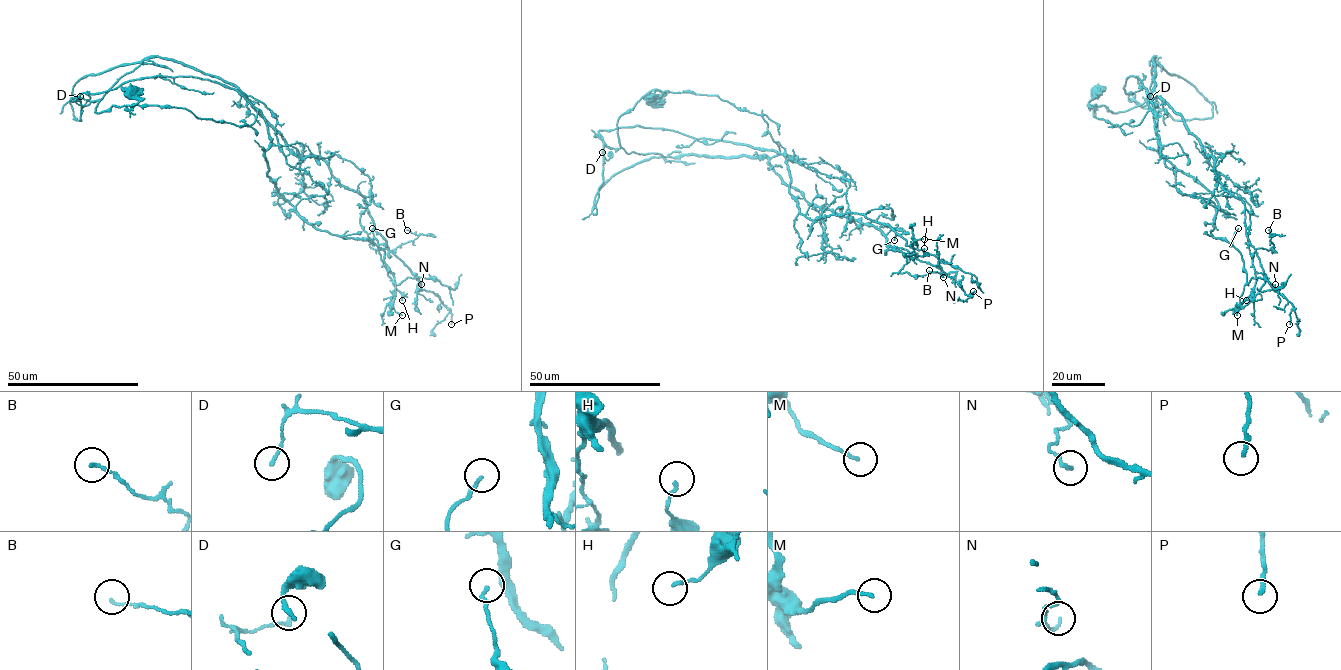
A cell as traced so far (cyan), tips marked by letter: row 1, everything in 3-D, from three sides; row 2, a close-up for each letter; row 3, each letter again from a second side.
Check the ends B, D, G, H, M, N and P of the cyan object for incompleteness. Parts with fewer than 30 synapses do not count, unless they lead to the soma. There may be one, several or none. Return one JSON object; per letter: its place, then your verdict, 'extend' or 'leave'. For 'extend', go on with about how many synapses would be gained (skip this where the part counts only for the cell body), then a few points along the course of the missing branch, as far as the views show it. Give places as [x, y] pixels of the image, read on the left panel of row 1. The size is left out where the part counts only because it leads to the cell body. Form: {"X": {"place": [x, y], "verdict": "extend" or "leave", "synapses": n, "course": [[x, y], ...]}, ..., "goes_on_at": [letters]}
{"B": {"place": [407, 230], "verdict": "leave"}, "D": {"place": [80, 96], "verdict": "leave"}, "G": {"place": [372, 228], "verdict": "leave"}, "H": {"place": [402, 300], "verdict": "leave"}, "M": {"place": [402, 315], "verdict": "leave"}, "N": {"place": [421, 284], "verdict": "leave"}, "P": {"place": [451, 324], "verdict": "leave"}, "goes_on_at": []}

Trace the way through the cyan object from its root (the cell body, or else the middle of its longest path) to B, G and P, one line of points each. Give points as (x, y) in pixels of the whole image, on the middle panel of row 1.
B: (655, 97), (618, 120), (627, 153), (765, 156), (811, 205), (905, 249), (900, 272), (939, 273), (929, 270)
G: (655, 97), (618, 120), (627, 153), (795, 156), (802, 164), (787, 167), (801, 213), (864, 214), (894, 240)
P: (655, 97), (618, 120), (627, 153), (765, 156), (811, 205), (876, 227), (888, 247), (973, 291)

